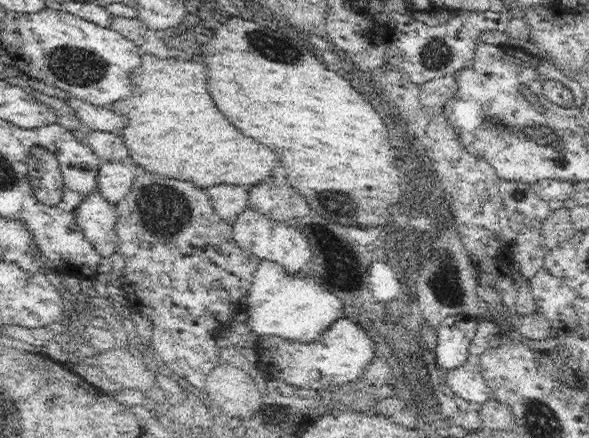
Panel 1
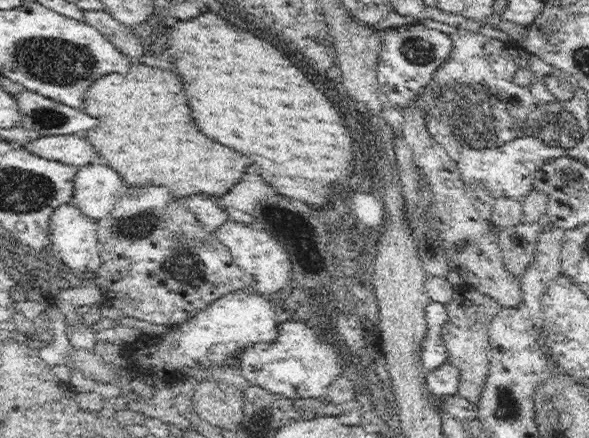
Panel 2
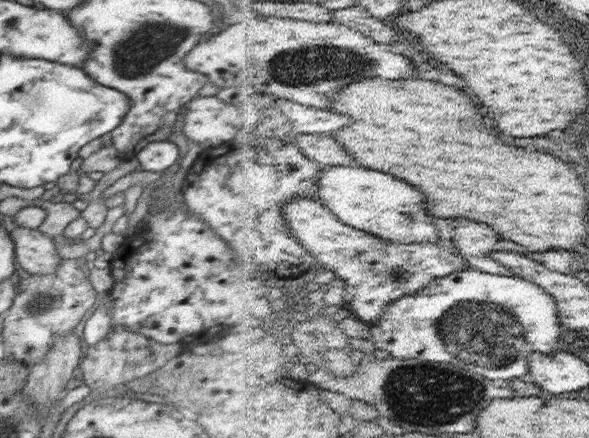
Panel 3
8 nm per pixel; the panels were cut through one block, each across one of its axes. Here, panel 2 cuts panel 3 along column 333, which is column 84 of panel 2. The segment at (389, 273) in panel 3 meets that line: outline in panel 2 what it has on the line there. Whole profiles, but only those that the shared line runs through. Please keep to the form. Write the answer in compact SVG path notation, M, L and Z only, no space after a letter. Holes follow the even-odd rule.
M78 203L63 204L52 216L50 226L52 253L58 255L60 266L74 270L97 272L102 264L98 248L99 219L84 212Z

